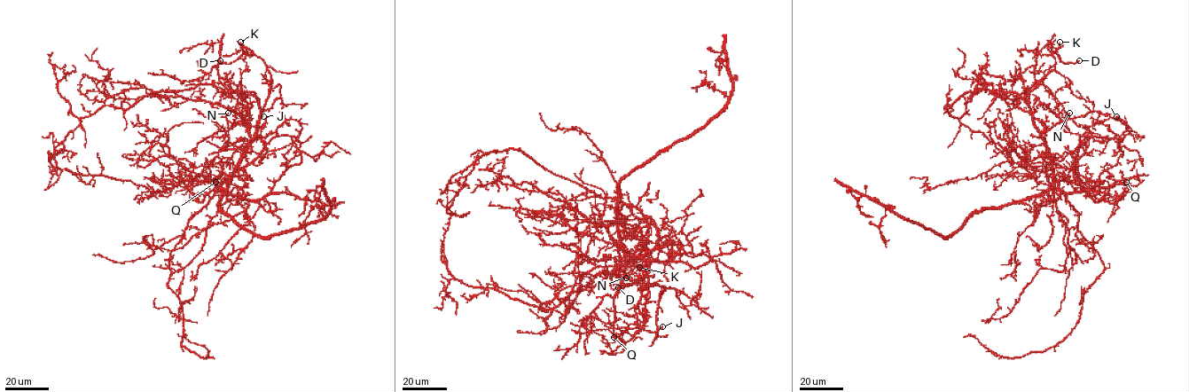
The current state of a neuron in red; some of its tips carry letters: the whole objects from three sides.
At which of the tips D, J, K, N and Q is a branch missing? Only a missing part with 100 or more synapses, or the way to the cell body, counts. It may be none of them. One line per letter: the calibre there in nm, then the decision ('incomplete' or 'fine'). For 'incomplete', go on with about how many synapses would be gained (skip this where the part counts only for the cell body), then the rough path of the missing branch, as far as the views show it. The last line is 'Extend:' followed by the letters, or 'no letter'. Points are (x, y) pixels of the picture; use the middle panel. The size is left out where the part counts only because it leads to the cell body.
D: 200 nm | fine
J: 240 nm | fine
K: 130 nm | fine
N: 220 nm | fine
Q: 300 nm | incomplete
Extend: Q

